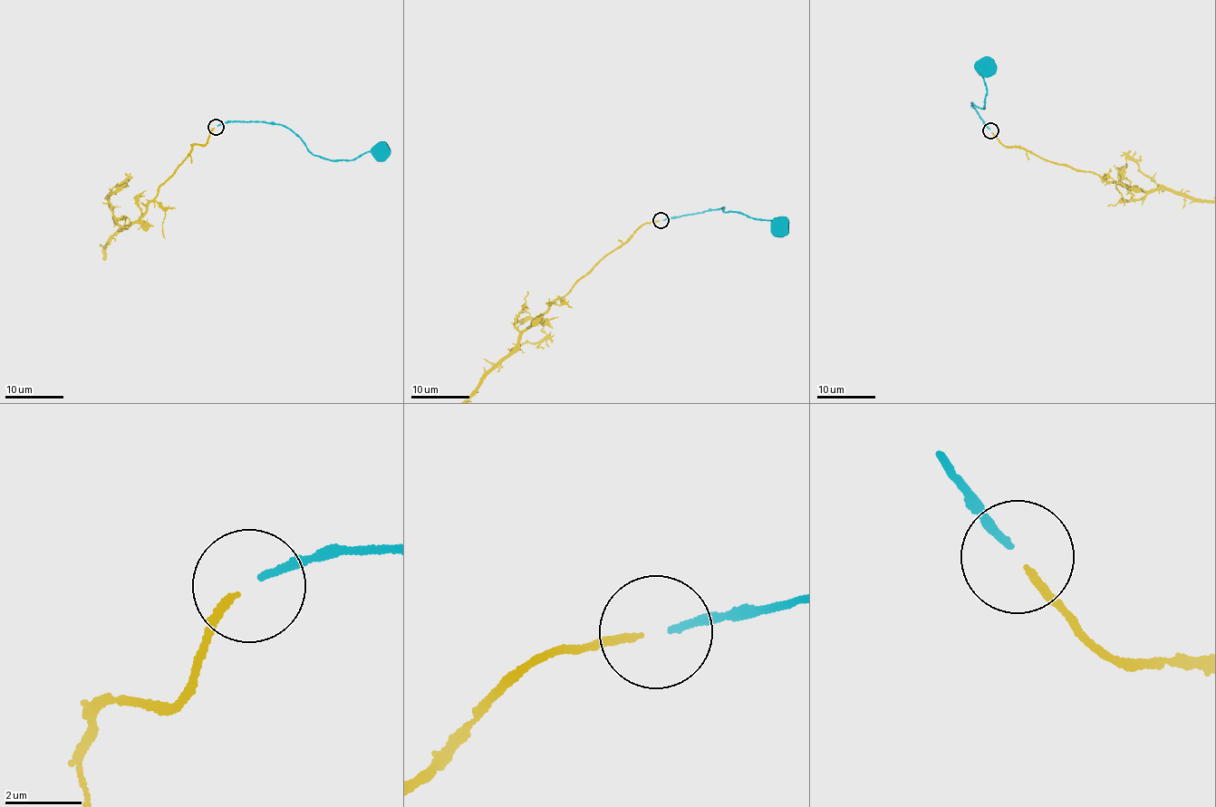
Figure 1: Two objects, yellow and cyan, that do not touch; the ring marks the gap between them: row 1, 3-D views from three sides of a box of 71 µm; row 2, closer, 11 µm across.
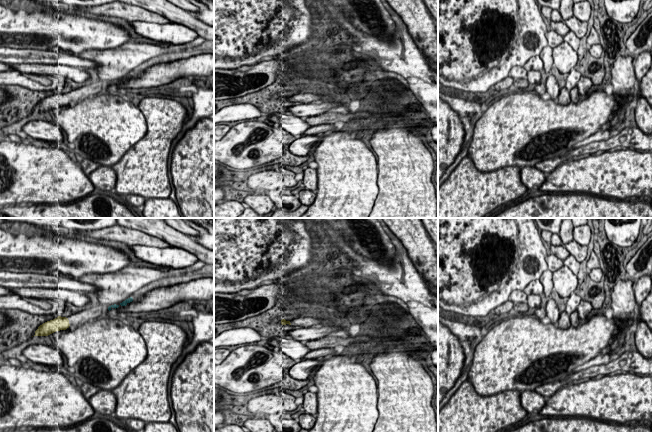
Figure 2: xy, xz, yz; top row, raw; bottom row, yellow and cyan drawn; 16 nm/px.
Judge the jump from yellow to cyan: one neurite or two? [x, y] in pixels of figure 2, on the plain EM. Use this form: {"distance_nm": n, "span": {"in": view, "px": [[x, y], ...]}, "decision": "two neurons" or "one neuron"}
{"distance_nm": 650, "span": {"in": "xy", "px": [[68, 96], [108, 85]]}, "decision": "one neuron"}

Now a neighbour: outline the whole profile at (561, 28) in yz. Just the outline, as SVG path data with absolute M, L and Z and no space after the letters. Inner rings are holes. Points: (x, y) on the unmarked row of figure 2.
M550 20L550 26L551 30L556 31L562 37L564 37L570 31L568 26L562 21L554 22Z

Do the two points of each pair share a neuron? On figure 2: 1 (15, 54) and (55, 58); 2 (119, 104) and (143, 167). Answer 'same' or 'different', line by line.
1: same
2: different

